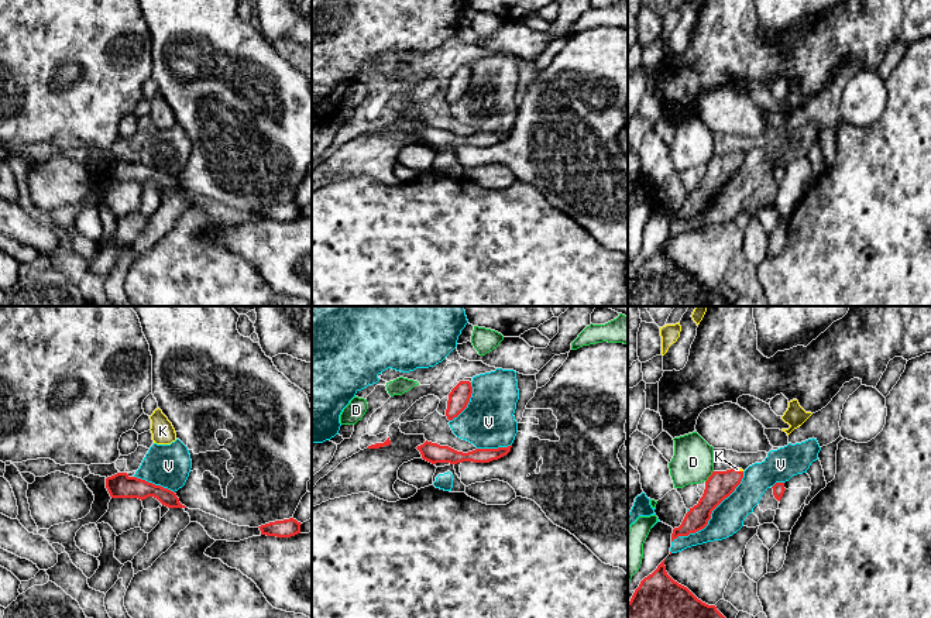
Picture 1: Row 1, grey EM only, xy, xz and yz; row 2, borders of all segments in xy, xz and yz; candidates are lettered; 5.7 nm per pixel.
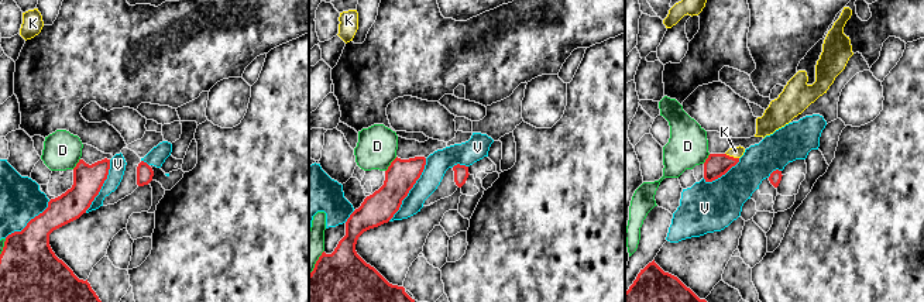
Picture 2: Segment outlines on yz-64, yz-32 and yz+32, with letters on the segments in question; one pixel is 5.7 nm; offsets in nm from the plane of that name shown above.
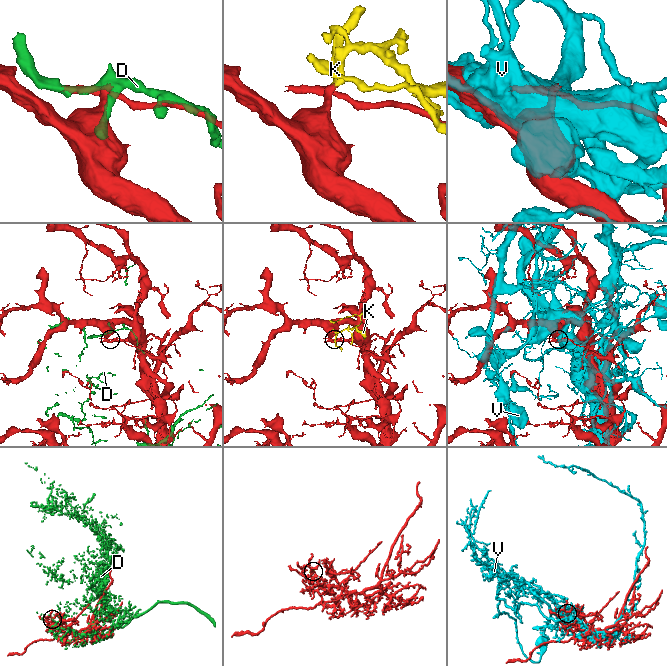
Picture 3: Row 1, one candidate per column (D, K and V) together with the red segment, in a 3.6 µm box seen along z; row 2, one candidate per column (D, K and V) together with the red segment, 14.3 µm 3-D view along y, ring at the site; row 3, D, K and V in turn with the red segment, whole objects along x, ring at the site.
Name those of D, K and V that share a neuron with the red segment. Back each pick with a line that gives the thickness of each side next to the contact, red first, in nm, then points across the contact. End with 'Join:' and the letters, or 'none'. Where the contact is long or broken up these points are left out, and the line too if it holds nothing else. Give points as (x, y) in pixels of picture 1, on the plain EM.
K: 160 nm thick on the red side, 20 nm on the other; runs through yz (721, 168), (738, 154), (737, 153)
Join: K

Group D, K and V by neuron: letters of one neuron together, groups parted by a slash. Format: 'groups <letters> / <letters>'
groups D / K / V

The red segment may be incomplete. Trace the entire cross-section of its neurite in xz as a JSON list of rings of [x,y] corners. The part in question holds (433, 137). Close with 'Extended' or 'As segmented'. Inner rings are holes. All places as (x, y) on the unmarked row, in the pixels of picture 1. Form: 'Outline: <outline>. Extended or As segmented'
Outline: [[[425,126],[423,128],[418,130],[416,133],[420,135],[422,143],[436,148],[436,147],[450,147],[457,148],[463,145],[473,145],[473,147],[489,147],[492,144],[498,144],[506,140],[511,135],[511,130],[508,131],[498,131],[498,133],[475,133],[468,137],[457,135],[449,130],[440,130],[437,127]]]. As segmented

